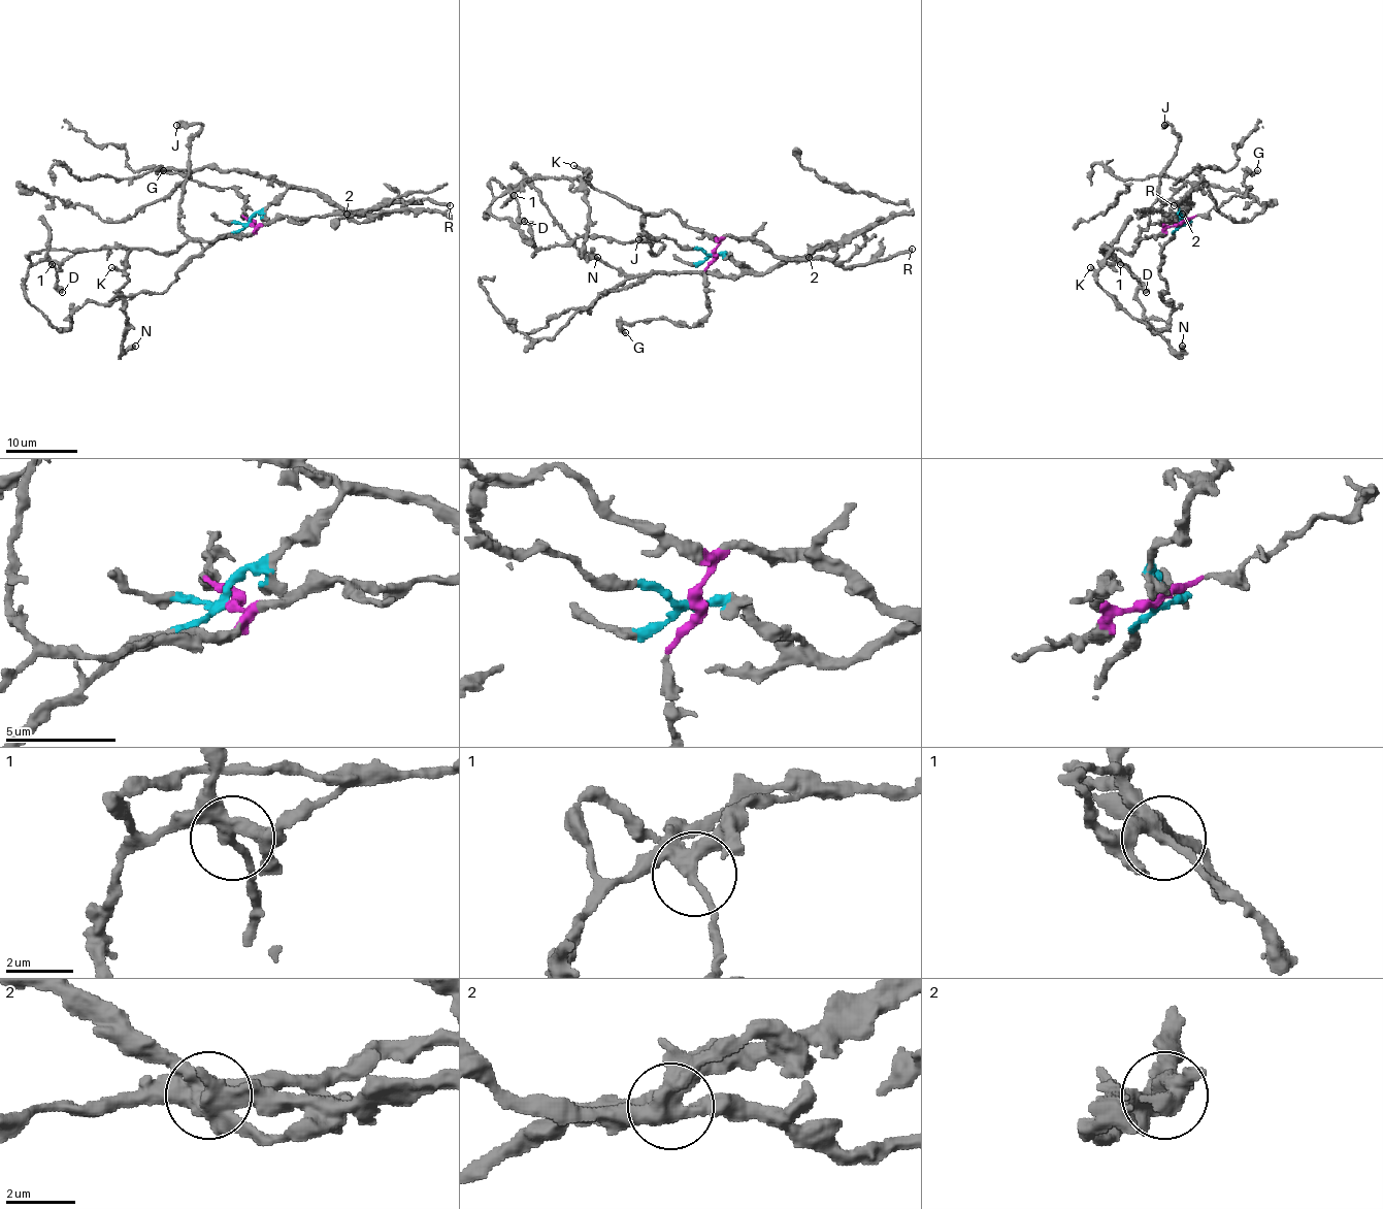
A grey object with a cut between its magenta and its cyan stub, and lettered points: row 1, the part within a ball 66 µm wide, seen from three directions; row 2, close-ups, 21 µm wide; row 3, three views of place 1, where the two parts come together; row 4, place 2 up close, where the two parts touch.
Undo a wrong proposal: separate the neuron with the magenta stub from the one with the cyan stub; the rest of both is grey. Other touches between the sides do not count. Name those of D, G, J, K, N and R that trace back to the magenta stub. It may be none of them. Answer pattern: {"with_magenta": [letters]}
{"with_magenta": ["D", "G", "J", "K", "N", "R"]}

